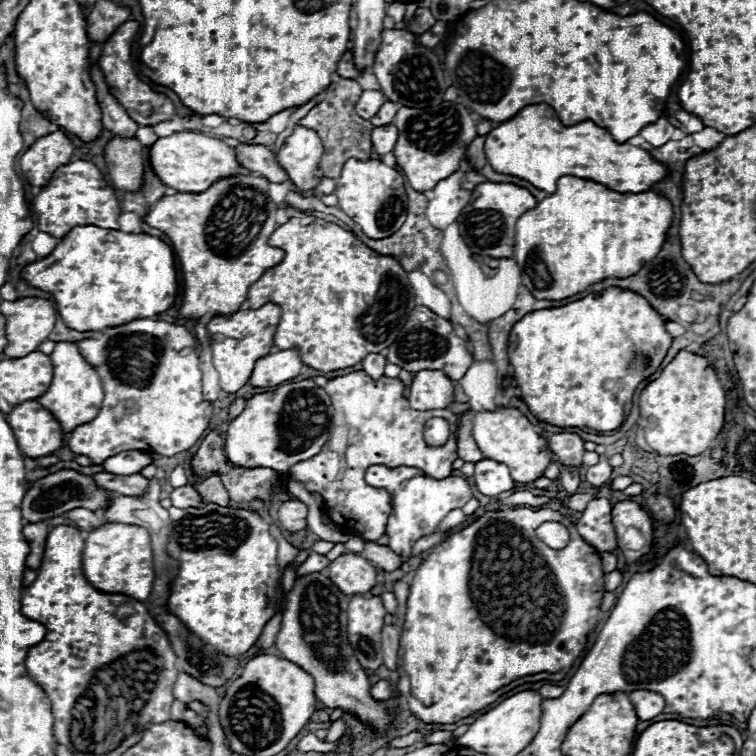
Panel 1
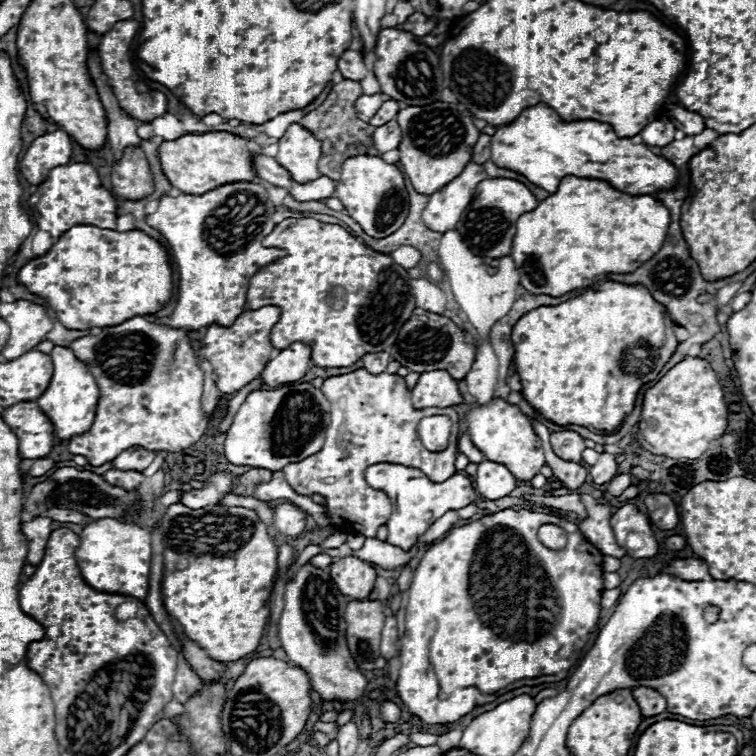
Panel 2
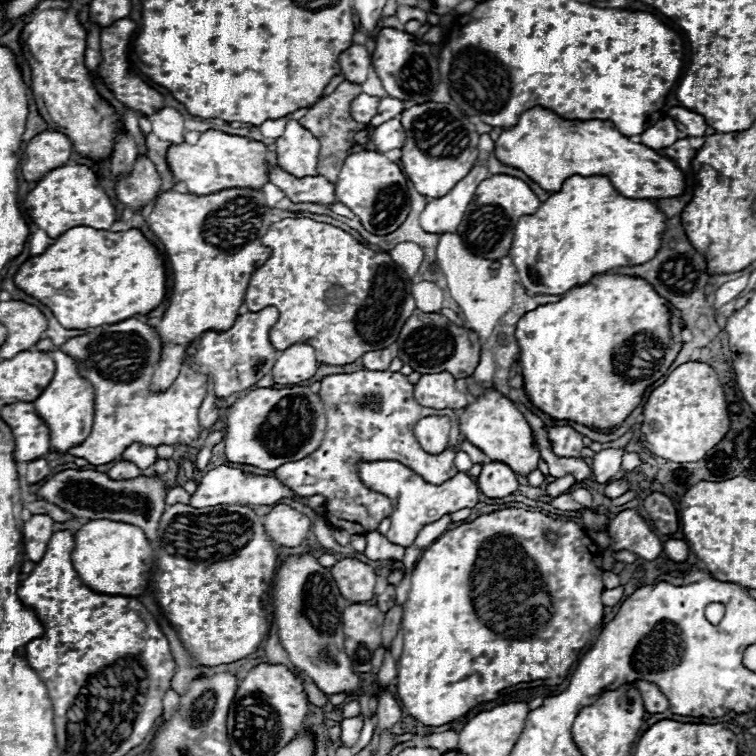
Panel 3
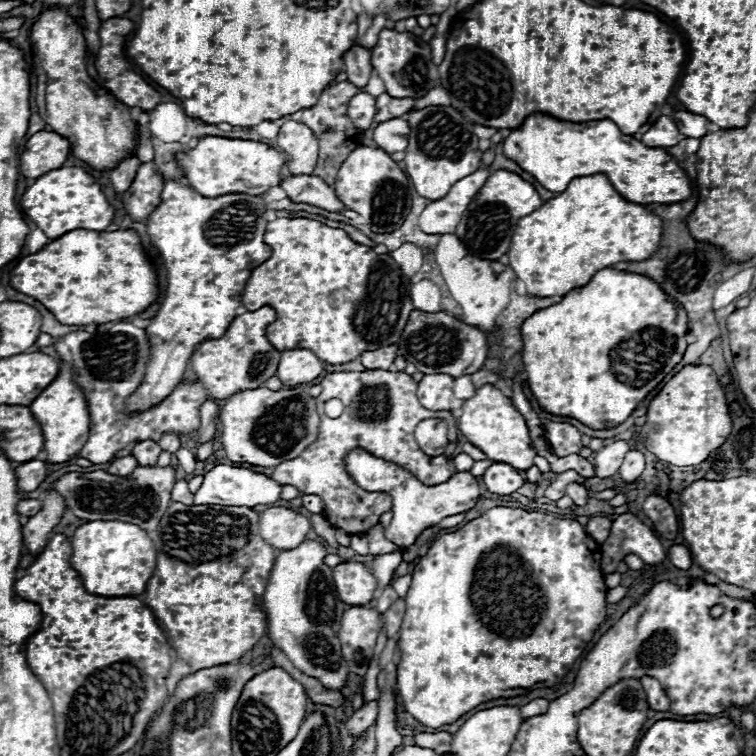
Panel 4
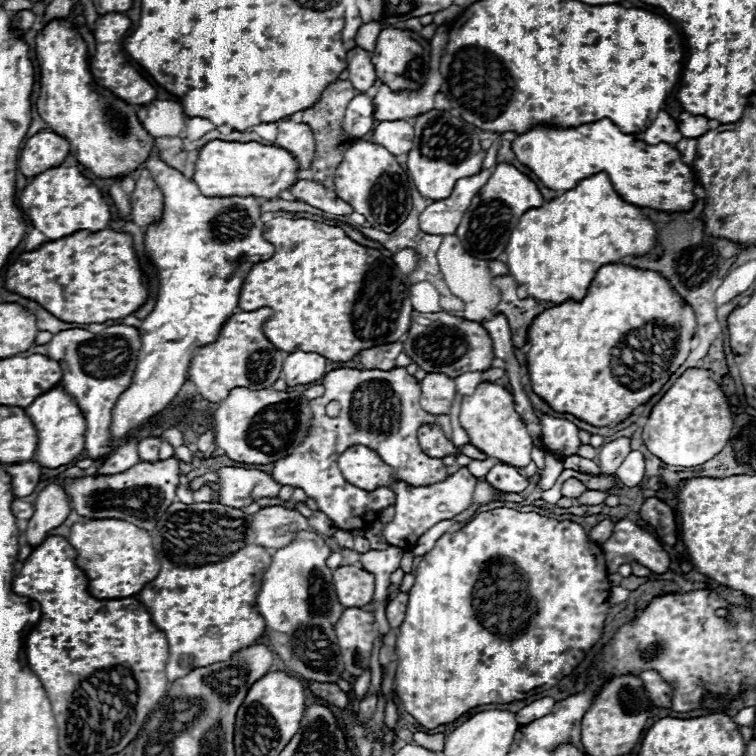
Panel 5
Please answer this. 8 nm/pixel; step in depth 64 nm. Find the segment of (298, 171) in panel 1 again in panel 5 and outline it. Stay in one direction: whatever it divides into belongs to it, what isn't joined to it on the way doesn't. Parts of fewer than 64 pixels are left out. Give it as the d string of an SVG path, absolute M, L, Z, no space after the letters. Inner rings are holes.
M282 120L278 126L276 146L292 152L302 170L310 168L316 146L314 146L314 134L308 124L296 124L292 120Z

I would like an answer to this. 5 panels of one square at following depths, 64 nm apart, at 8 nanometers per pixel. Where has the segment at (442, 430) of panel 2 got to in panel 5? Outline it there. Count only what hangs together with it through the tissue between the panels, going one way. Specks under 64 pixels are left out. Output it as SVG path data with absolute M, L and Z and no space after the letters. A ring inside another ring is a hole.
M422 426L418 430L418 440L422 450L432 456L432 458L444 458L444 456L458 456L460 448L452 444L452 440L448 440L444 436L444 432L438 426Z

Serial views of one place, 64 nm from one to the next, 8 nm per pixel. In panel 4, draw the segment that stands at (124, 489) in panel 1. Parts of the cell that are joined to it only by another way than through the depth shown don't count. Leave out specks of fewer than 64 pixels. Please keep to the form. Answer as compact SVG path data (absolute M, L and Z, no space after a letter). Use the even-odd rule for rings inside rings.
M128 454L128 456L124 456L124 458L114 458L114 460L110 462L110 466L108 466L108 474L126 476L126 474L130 474L136 466L138 466L138 460L136 460L132 454Z

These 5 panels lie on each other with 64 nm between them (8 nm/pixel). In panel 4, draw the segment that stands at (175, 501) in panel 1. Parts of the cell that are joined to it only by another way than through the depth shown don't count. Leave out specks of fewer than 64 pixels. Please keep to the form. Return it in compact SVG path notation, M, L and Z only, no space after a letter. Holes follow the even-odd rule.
M220 464L206 472L206 478L198 492L194 492L194 504L222 504L222 506L260 506L260 504L274 504L280 498L282 486L274 482L266 474L252 472L248 468L236 468Z

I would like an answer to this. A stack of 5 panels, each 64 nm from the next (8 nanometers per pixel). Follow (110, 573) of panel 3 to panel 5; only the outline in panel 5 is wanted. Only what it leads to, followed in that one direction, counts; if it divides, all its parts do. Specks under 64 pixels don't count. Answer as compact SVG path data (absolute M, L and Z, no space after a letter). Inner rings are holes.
M94 518L76 522L70 528L68 542L78 552L76 564L88 576L88 590L96 598L128 598L138 594L146 582L158 576L158 560L152 548L150 534L126 520Z

